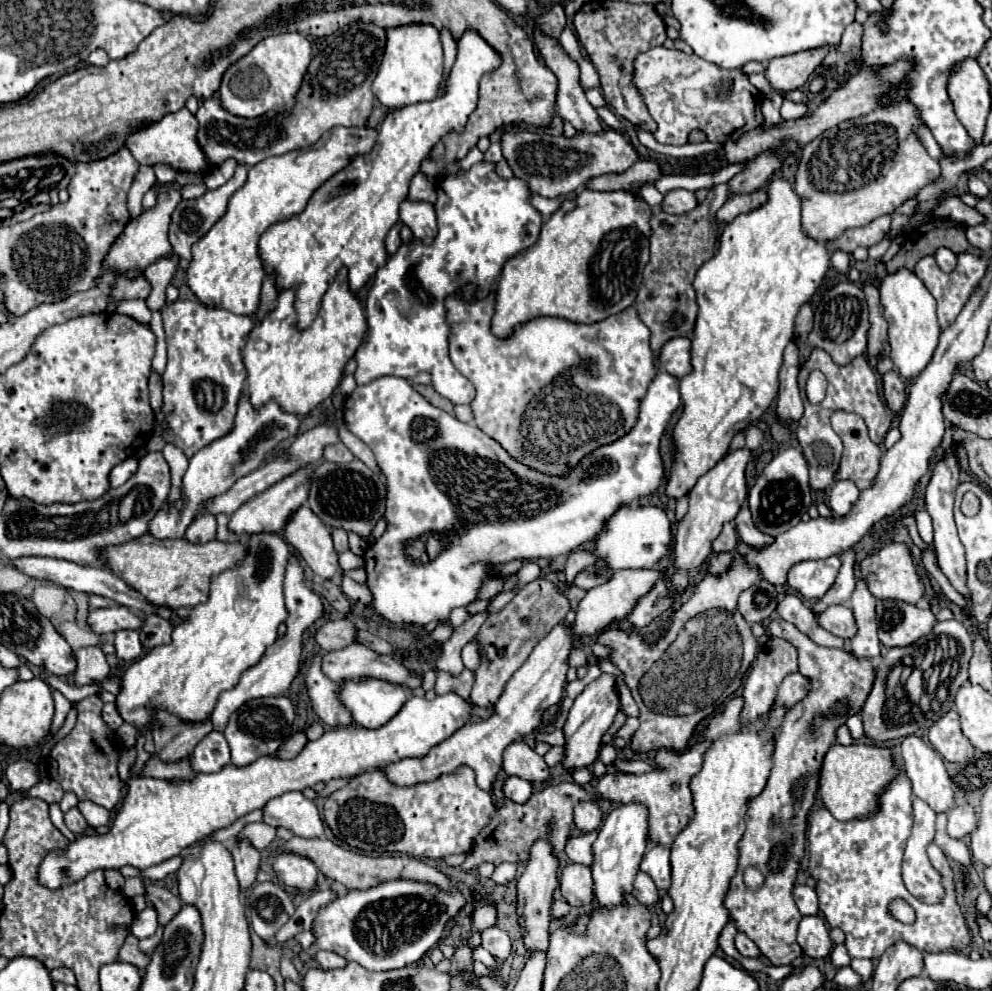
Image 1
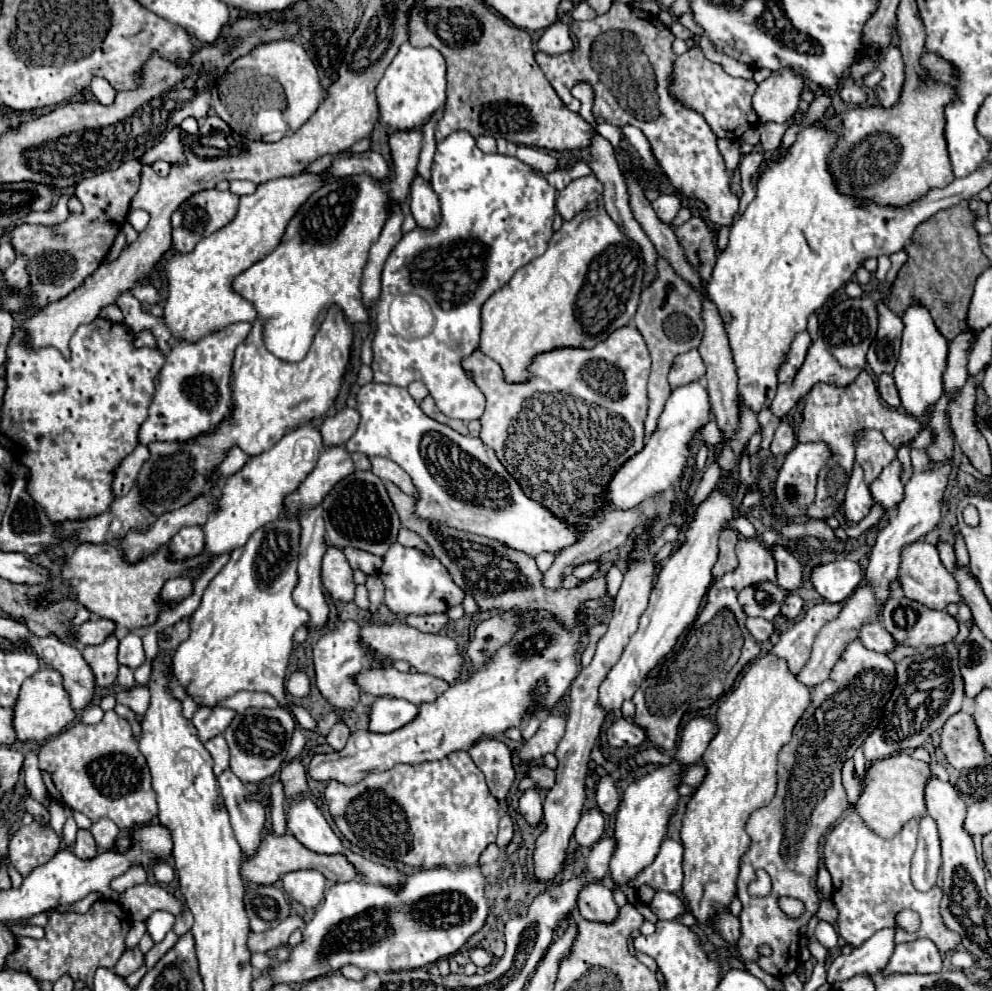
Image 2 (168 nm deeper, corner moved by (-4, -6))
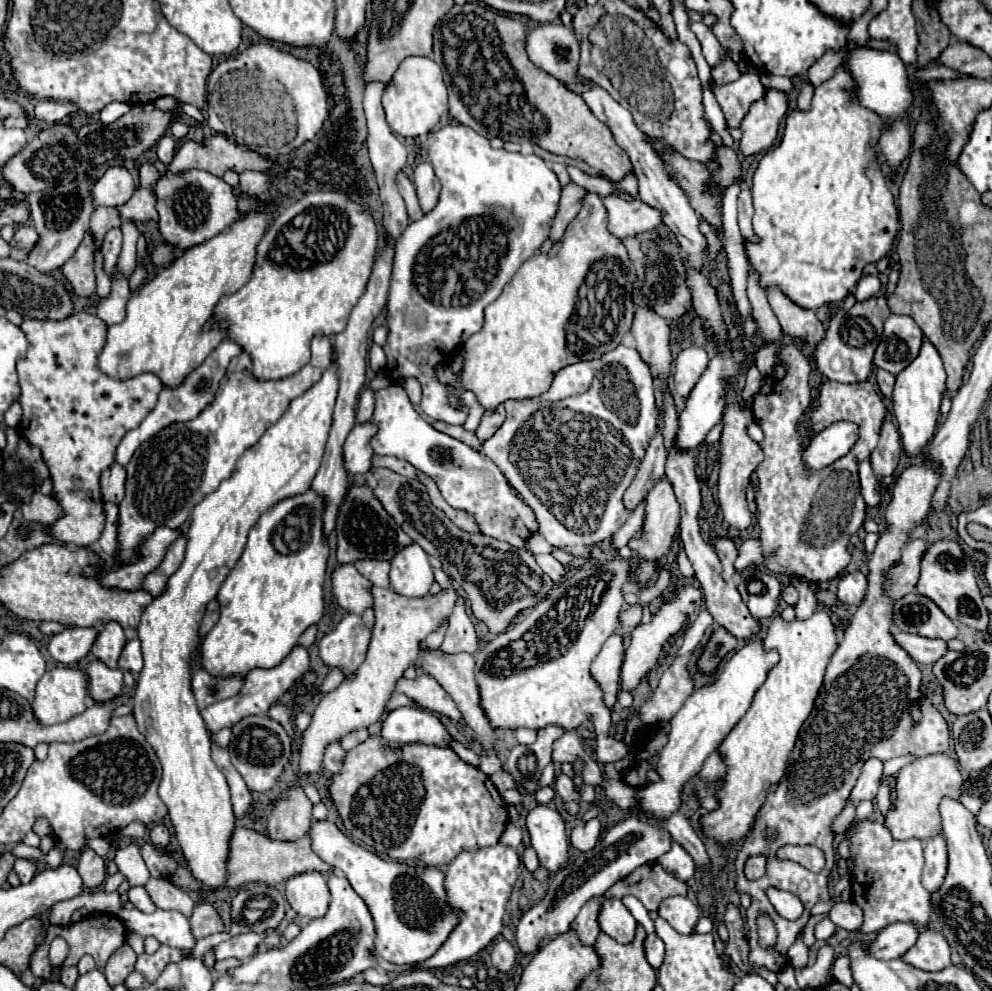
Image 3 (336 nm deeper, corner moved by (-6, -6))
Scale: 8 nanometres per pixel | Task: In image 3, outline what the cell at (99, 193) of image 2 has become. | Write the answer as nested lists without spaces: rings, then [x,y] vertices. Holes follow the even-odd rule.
[[[87,231],[75,255],[61,267],[63,277],[71,285],[71,293],[77,297],[91,297],[95,293],[95,249],[95,237]]]

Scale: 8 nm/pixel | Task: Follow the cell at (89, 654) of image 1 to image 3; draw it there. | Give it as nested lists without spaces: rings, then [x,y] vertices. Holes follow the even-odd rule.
[[[107,623],[103,631],[99,631],[97,641],[91,647],[91,653],[103,661],[107,667],[115,669],[121,649],[125,647],[125,635],[119,623]]]

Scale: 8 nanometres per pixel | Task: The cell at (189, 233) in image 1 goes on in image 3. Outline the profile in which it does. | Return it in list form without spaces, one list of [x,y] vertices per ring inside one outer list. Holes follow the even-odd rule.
[[[193,169],[179,175],[167,173],[159,179],[155,193],[159,211],[159,233],[179,251],[205,243],[213,235],[225,231],[239,217],[239,205],[233,189],[223,179],[207,171]]]

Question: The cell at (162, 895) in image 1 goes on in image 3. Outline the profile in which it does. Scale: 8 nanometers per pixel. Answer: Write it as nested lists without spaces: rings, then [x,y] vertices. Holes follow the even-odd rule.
[[[199,903],[193,915],[189,917],[189,921],[191,921],[191,933],[195,939],[203,939],[207,935],[223,931],[223,921],[217,915],[215,907],[209,903]]]

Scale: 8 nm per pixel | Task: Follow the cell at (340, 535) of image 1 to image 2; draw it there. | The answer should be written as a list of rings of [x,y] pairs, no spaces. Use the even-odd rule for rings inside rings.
[[[345,547],[343,549],[349,565],[353,569],[361,569],[365,575],[377,575],[379,573],[379,567],[383,565],[383,559],[377,557],[377,555],[371,555],[367,551],[361,551],[361,549],[353,549],[353,547]]]

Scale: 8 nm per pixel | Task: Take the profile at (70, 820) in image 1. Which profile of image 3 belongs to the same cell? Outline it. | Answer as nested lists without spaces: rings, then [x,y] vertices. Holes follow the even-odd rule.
[[[85,847],[85,849],[81,851],[77,871],[79,871],[83,883],[85,883],[87,887],[93,887],[93,889],[99,887],[99,885],[105,881],[105,877],[107,877],[103,857],[99,857],[99,855],[97,855],[93,849],[89,849],[89,847]]]

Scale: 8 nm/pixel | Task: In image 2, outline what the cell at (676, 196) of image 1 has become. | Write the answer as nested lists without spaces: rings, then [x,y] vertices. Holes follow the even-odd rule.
[[[661,195],[657,197],[655,201],[651,201],[651,207],[655,209],[657,217],[663,221],[663,223],[671,223],[671,219],[677,215],[677,211],[681,209],[681,203],[677,197],[673,195]]]

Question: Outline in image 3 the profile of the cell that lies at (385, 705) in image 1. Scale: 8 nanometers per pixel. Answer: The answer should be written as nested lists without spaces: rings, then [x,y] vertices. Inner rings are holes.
[[[399,707],[389,711],[383,721],[381,737],[389,743],[425,743],[425,745],[449,745],[449,733],[431,711],[417,707]]]

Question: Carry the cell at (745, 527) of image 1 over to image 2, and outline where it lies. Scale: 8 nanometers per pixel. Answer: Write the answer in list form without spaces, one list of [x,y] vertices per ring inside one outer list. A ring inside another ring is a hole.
[[[775,543],[771,549],[773,549],[775,561],[777,561],[777,585],[789,593],[797,591],[803,583],[803,567],[799,563],[799,557],[789,553],[779,543]]]

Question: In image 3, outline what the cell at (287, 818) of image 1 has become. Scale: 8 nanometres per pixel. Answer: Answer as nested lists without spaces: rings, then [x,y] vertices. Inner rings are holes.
[[[327,819],[313,821],[313,825],[309,829],[309,837],[311,837],[313,851],[325,863],[329,863],[333,869],[343,871],[345,877],[349,879],[351,887],[361,895],[361,899],[365,899],[369,911],[373,911],[373,919],[377,923],[375,947],[387,961],[399,963],[399,965],[403,965],[403,963],[415,965],[419,961],[429,959],[443,945],[443,941],[449,937],[449,933],[457,925],[457,913],[449,911],[449,905],[445,903],[443,871],[439,871],[435,867],[411,867],[411,865],[399,863],[399,861],[385,861],[385,859],[377,857],[375,853],[363,849],[361,845],[355,845],[351,839],[347,839],[337,829],[335,823],[331,823]]]

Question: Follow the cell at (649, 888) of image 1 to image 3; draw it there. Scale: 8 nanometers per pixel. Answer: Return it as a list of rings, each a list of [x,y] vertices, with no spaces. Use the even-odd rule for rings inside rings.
[[[667,897],[659,905],[659,917],[679,933],[693,933],[699,919],[699,907],[689,897]]]

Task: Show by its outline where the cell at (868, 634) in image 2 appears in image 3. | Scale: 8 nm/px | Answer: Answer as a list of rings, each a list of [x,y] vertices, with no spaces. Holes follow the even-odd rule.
[[[893,631],[893,639],[917,663],[931,665],[947,651],[947,643],[943,639],[927,639],[921,635],[909,635],[909,633],[901,633],[901,631]]]

